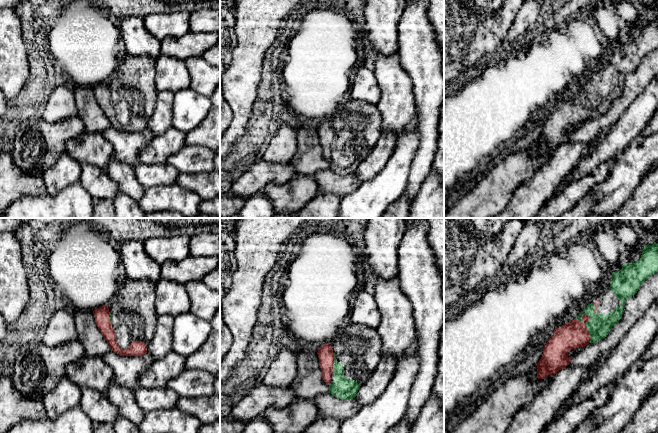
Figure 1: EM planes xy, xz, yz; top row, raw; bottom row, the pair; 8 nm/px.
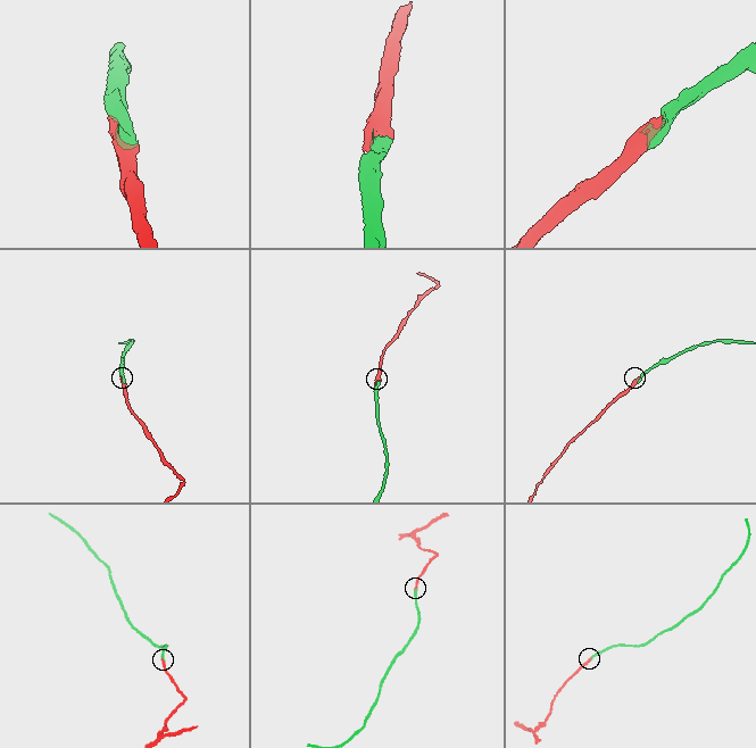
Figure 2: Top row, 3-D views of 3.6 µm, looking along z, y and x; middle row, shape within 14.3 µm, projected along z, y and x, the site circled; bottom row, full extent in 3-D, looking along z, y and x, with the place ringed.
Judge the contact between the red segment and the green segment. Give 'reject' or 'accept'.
accept

